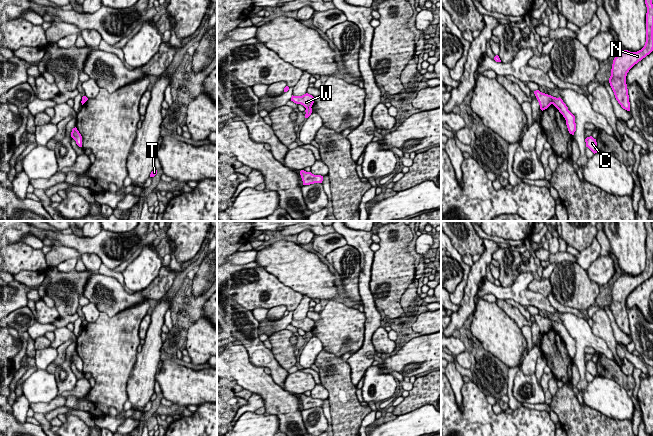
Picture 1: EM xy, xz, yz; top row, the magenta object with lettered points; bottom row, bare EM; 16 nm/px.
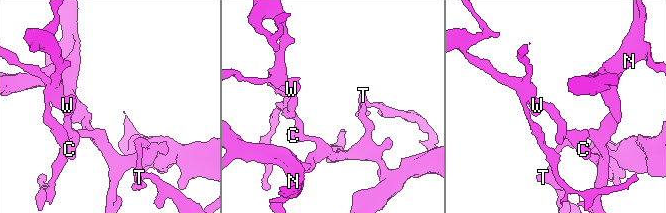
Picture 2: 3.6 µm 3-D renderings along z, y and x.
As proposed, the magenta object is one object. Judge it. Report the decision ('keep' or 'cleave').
cleave

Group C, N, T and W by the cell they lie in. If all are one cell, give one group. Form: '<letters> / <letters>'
C N T / W

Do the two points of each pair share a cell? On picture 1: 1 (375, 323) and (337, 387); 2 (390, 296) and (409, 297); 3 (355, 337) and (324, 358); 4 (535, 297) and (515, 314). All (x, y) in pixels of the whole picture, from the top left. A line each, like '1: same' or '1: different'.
1: different
2: different
3: different
4: different

